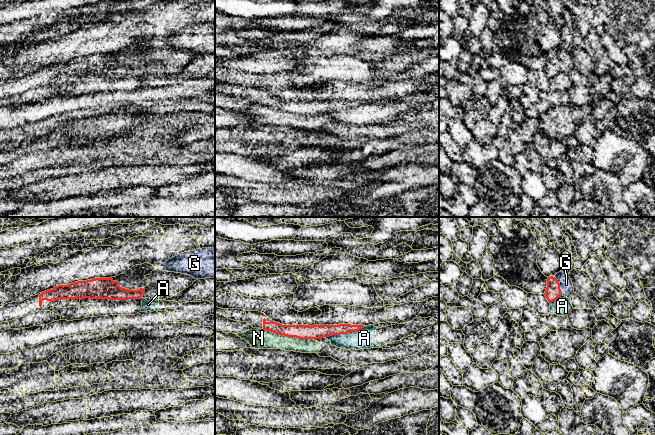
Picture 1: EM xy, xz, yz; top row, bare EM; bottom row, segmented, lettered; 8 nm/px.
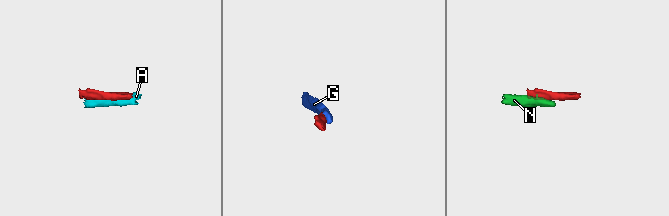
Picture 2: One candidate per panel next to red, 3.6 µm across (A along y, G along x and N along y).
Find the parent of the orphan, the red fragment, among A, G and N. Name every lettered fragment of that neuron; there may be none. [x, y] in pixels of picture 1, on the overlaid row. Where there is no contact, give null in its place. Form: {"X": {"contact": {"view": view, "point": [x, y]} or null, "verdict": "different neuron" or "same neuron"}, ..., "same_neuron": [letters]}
{"A": {"contact": {"view": "xz", "point": [343, 333]}, "verdict": "different neuron"}, "G": {"contact": {"view": "yz", "point": [559, 285]}, "verdict": "different neuron"}, "N": {"contact": {"view": "xz", "point": [287, 336]}, "verdict": "different neuron"}, "same_neuron": []}

